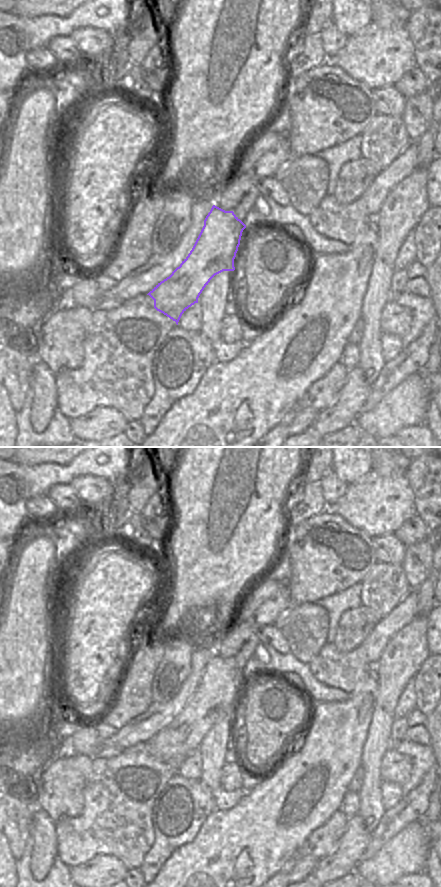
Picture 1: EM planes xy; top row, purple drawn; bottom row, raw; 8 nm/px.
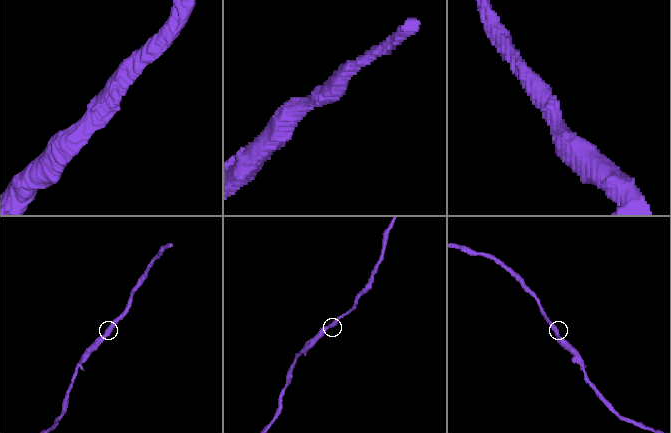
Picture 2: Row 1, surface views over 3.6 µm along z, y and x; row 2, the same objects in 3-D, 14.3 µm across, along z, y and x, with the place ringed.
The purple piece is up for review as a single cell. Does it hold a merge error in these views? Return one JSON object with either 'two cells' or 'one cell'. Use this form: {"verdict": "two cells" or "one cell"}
{"verdict": "one cell"}

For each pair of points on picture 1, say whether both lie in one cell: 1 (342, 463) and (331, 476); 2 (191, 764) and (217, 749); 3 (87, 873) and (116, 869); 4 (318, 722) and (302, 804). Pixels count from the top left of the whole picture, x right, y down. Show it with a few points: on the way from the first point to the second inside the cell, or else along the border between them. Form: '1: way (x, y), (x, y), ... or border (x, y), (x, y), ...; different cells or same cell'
1: border (331, 469), (347, 485); different cells
2: border (198, 750), (201, 760), (200, 778); different cells
3: way (94, 873), (109, 870); same cell
4: way (318, 742), (318, 768), (307, 784); same cell

